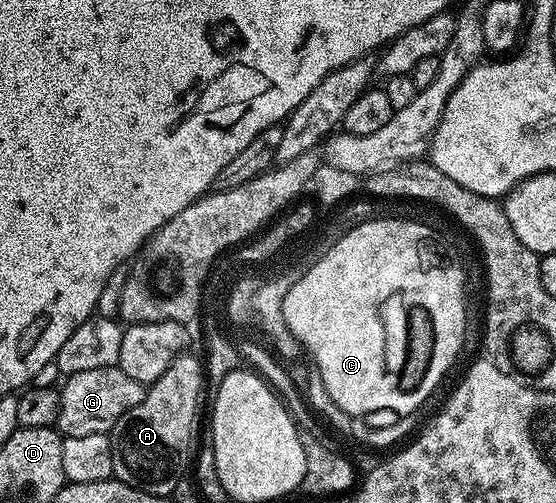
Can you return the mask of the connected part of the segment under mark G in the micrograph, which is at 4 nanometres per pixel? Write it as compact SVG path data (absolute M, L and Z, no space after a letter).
M118 366L113 368L98 368L97 370L81 370L81 374L73 374L62 381L59 393L59 418L57 428L64 437L88 436L89 434L110 433L111 427L137 402L141 402L144 385L133 382L129 374L125 374Z

